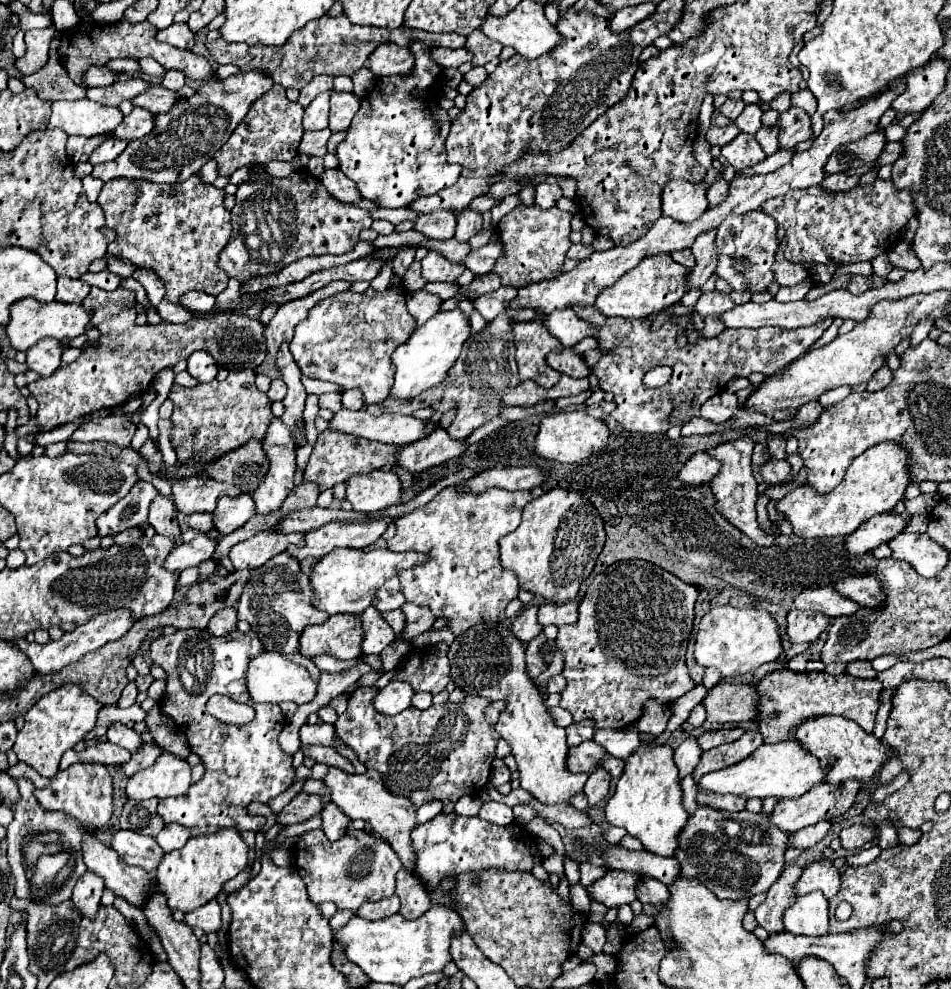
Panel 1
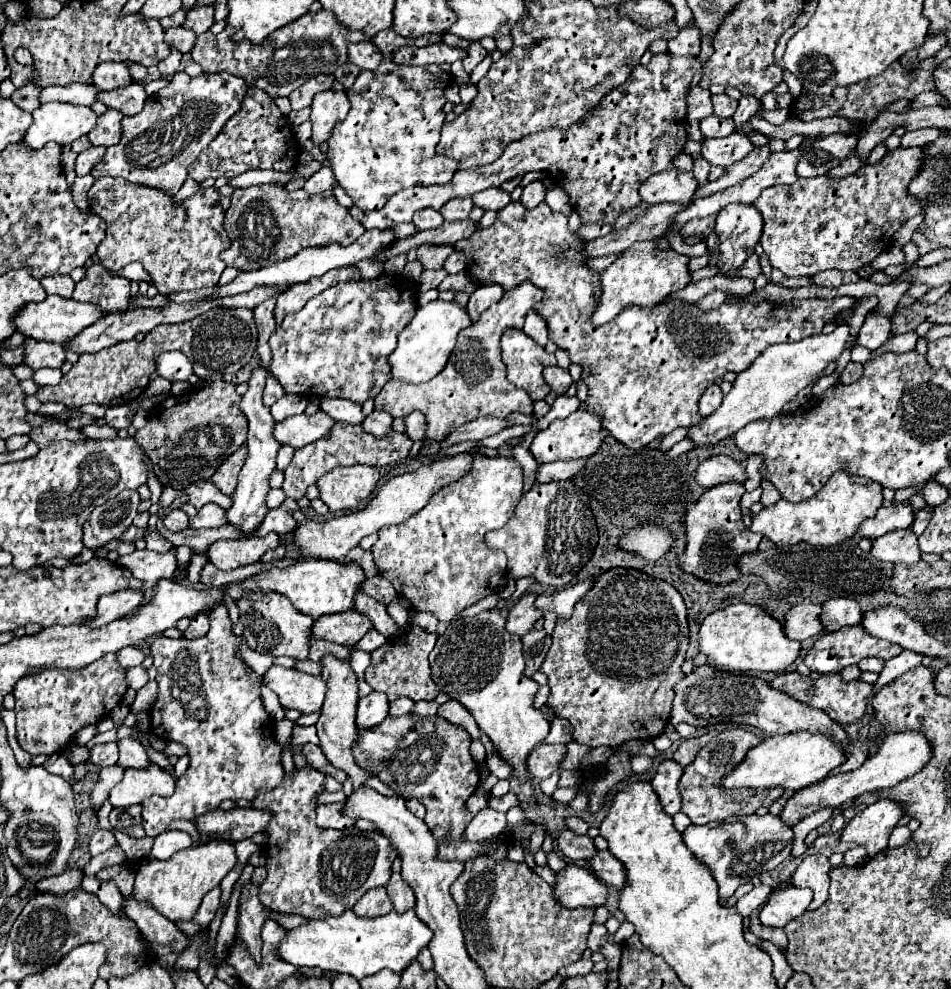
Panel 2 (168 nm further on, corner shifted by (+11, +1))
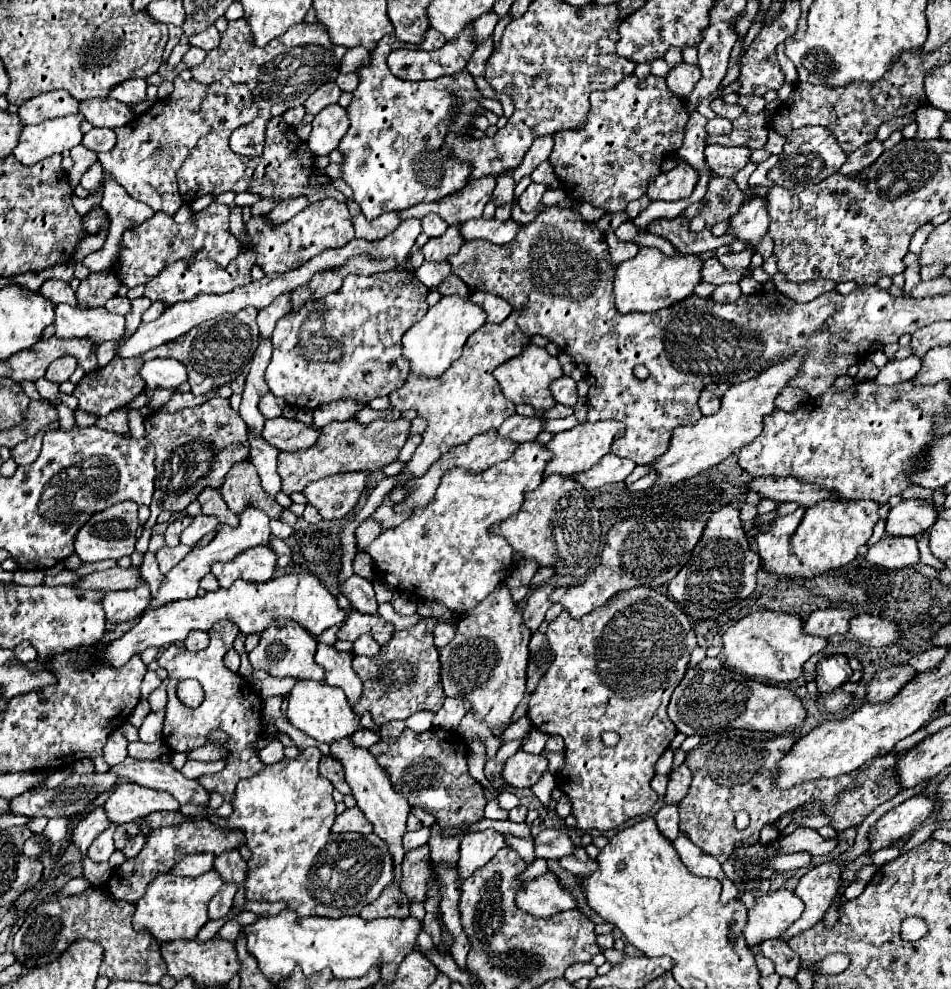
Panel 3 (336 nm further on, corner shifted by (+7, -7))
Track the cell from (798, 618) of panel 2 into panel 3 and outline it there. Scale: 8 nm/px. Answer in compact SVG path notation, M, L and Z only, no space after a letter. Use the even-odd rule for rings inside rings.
M819 609L809 615L803 631L807 635L817 635L825 639L833 635L843 635L849 631L849 621L857 615L859 613L855 609Z

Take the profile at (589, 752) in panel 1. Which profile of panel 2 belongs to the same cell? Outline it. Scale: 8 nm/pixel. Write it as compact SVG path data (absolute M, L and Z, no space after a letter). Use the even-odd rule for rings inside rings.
M541 743L529 755L529 773L535 779L547 779L551 773L561 769L561 761L567 757L565 745L547 745Z

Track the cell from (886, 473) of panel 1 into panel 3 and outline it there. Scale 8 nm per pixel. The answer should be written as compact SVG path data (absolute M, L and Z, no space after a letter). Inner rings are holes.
M821 501L805 509L799 527L789 535L785 533L785 517L777 517L771 531L755 537L761 567L779 579L811 579L831 569L845 567L857 557L859 549L867 545L873 525L879 521L877 509L879 503L875 501Z

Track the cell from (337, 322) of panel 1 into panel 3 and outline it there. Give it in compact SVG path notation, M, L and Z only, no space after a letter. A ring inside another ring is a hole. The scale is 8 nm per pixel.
M387 271L375 275L347 275L341 289L311 301L277 321L271 335L273 357L265 373L269 391L275 397L285 399L295 409L317 409L337 399L371 401L375 397L389 395L399 389L409 377L409 361L403 357L401 339L409 327L423 319L429 305L425 301L429 289L417 281L413 271Z

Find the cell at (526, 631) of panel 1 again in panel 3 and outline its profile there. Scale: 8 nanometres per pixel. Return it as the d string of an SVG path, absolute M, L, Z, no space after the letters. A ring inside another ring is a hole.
M541 585L529 595L525 603L525 611L523 611L523 621L531 631L537 631L537 627L545 619L545 611L551 607L549 595L553 593L553 589L555 589L553 585Z

